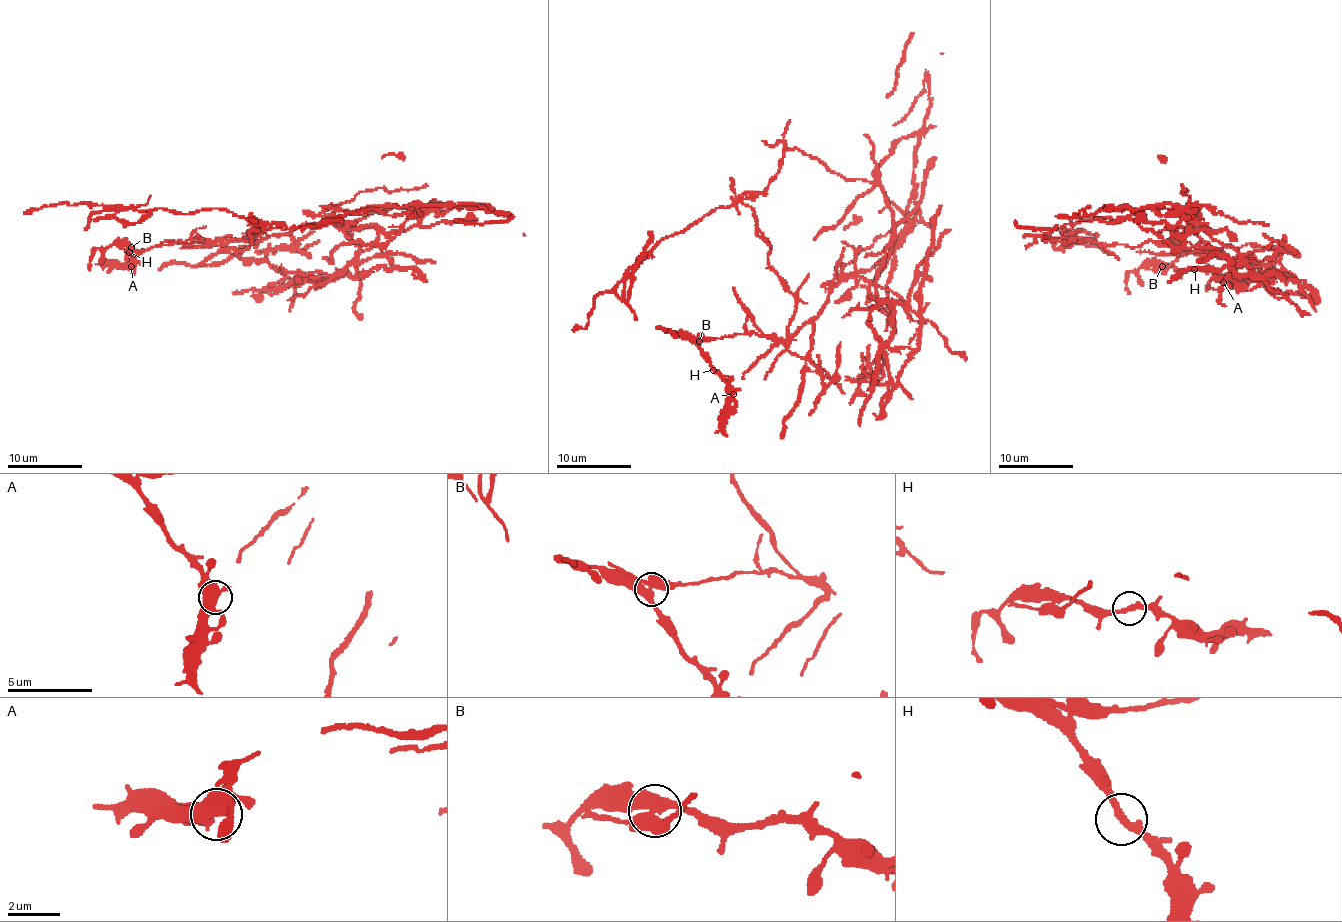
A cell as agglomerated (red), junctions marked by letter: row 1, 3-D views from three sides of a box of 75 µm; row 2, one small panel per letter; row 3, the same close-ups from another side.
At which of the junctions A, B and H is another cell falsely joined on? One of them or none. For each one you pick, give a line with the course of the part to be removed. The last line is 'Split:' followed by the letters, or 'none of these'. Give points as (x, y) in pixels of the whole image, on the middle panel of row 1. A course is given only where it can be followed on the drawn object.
Split: B

